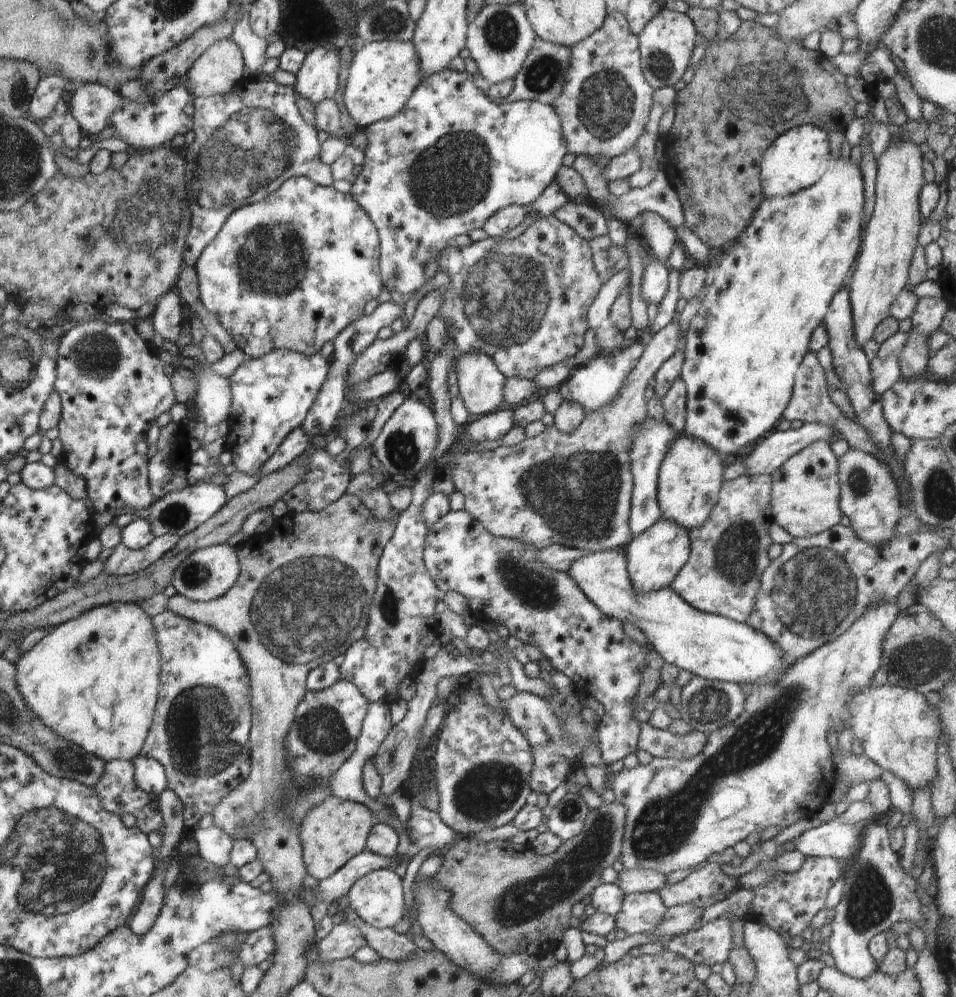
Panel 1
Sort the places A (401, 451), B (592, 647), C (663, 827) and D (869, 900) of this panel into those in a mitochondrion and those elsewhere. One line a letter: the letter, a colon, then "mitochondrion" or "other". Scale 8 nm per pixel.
A: mitochondrion
B: other
C: mitochondrion
D: mitochondrion

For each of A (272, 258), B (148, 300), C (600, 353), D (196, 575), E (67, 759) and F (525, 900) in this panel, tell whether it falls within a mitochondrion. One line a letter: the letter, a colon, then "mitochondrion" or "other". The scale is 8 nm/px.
A: mitochondrion
B: other
C: other
D: mitochondrion
E: mitochondrion
F: mitochondrion

